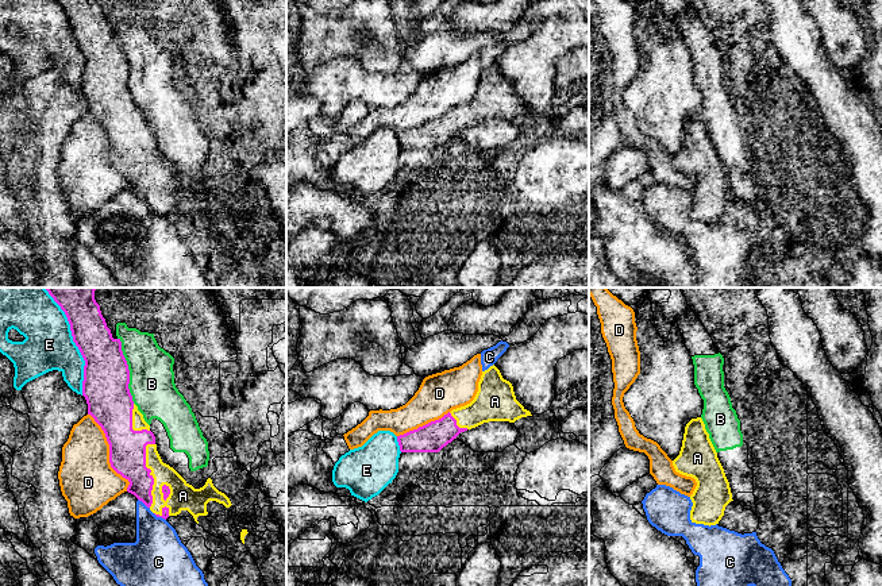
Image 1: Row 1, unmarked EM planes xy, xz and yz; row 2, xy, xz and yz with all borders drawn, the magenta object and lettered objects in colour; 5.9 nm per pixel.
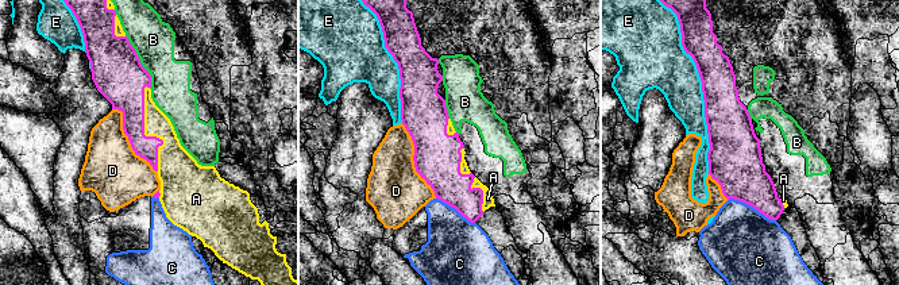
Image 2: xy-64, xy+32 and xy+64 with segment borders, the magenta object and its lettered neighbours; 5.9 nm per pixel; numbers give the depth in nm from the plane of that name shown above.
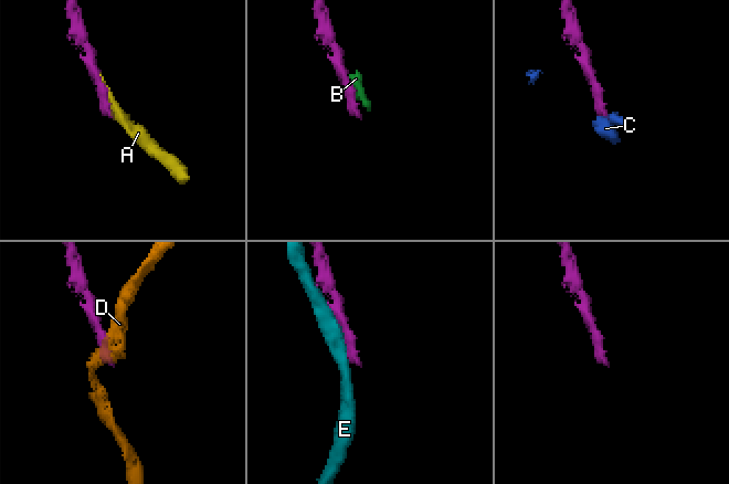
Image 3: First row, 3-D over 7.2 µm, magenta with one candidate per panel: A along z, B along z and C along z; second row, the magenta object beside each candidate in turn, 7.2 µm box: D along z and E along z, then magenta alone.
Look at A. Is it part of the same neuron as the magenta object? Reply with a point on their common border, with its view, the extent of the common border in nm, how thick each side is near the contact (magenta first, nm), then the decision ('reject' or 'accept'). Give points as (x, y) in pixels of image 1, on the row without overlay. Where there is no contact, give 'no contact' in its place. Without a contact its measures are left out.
xy (150, 169) | 380 nm | 220/160 nm | accept

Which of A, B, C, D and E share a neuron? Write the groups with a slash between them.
A / B / C / D / E

